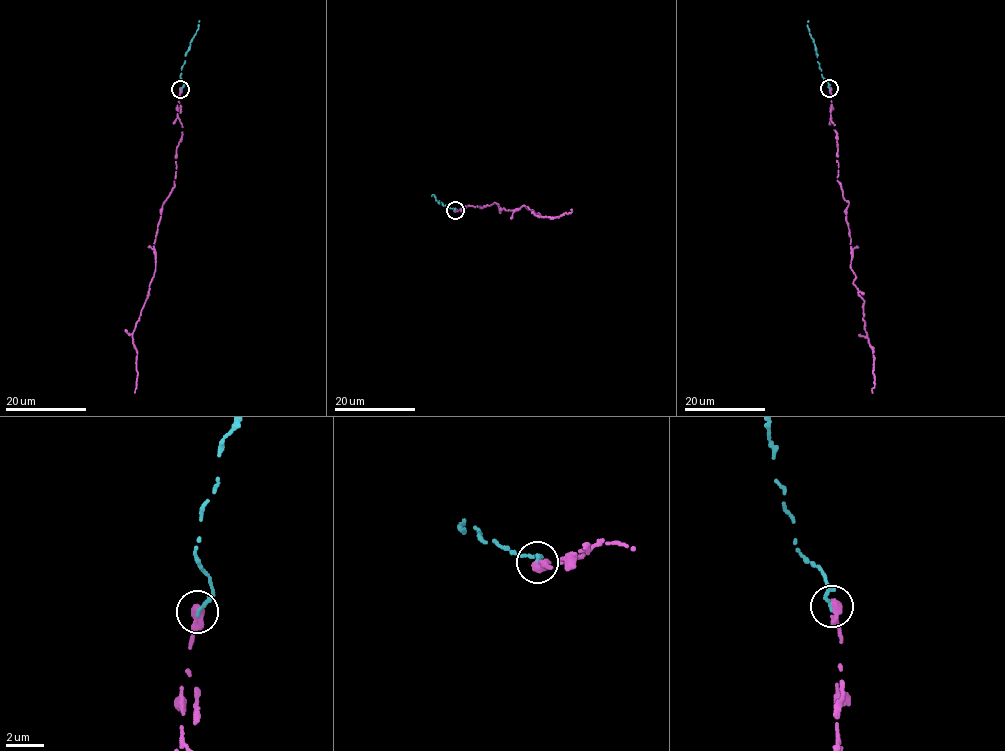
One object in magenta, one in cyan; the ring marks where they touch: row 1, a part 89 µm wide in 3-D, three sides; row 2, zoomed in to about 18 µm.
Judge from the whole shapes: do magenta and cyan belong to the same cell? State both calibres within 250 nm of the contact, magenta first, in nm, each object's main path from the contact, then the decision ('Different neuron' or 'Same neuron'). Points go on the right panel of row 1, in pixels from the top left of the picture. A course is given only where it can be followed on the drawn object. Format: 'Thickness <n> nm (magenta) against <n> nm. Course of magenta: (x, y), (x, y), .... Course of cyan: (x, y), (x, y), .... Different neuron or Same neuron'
Thickness 480 nm (magenta) against 200 nm. Course of magenta: (829, 89), (837, 180), (849, 203), (850, 268), (863, 300), (862, 319), (874, 357), (872, 392). Course of cyan: (829, 89), (822, 77), (808, 21). Same neuron

